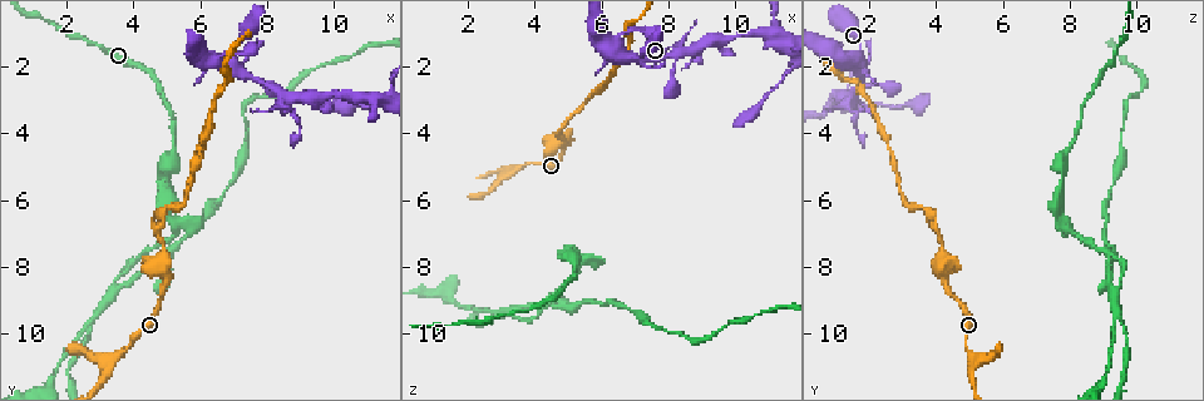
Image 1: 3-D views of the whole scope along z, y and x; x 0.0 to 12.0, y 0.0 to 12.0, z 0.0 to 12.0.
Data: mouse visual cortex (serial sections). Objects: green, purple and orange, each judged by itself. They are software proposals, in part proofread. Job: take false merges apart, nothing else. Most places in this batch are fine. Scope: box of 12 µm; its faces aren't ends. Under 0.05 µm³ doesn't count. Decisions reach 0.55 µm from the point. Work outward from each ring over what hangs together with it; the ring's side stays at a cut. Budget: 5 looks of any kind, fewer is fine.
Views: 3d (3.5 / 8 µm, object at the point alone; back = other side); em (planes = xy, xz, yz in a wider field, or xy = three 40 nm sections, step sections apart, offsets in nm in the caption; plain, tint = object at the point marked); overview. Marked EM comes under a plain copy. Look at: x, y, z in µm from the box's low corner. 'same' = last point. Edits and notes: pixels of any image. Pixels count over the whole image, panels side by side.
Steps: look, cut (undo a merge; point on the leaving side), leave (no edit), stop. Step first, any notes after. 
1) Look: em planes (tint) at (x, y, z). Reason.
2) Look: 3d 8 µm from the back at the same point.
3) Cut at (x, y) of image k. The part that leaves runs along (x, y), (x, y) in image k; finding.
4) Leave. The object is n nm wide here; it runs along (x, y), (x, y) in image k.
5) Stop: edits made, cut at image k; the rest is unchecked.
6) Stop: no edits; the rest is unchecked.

Look: 3d 3.5 µm at (5.3, 6.7, 7.8). A fork.

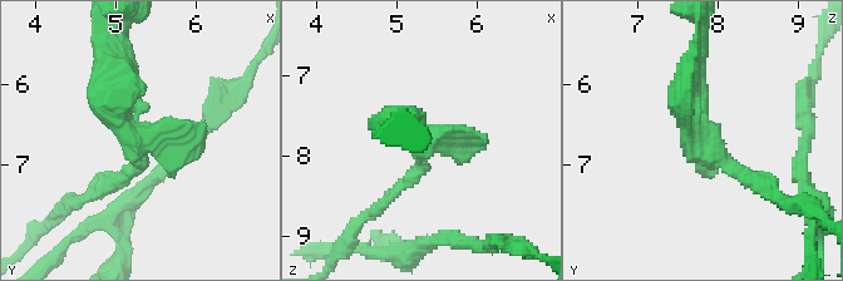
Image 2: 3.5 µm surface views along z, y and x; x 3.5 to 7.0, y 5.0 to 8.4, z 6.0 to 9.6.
Look: em xy step 2 (tint) at (5.30, 6.75, 7.75).

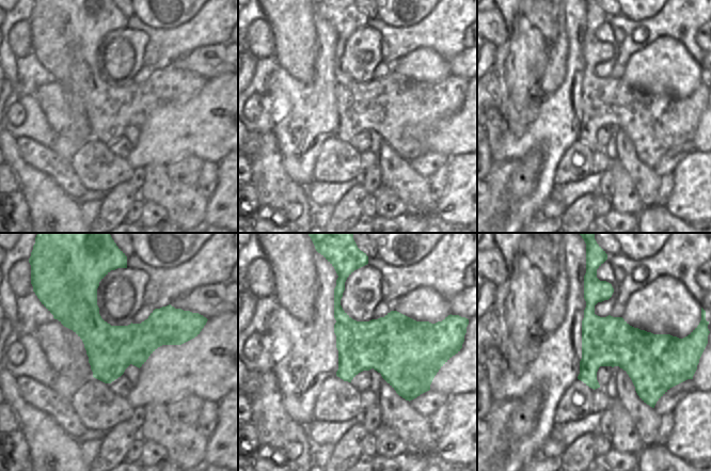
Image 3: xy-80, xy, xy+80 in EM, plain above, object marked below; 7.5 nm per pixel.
Leave. All the same cell.

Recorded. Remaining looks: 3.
Look: 3d 3.5 µm at (3.3, 8.6, 9.3). Two arms in line, one across.

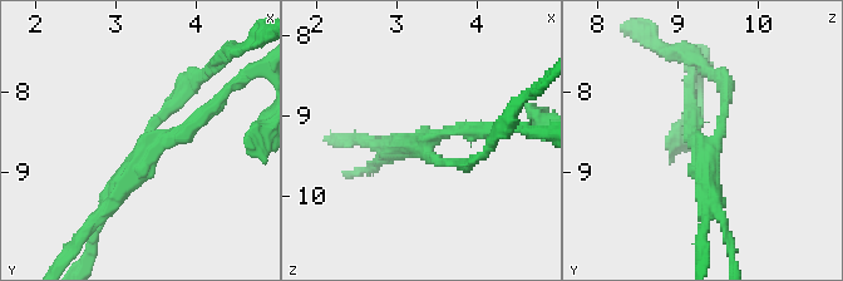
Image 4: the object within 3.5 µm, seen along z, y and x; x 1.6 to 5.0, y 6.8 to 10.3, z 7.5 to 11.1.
Look: em xy step 5 (tint) at (3.40, 8.70, 9.35). Need the tissue.

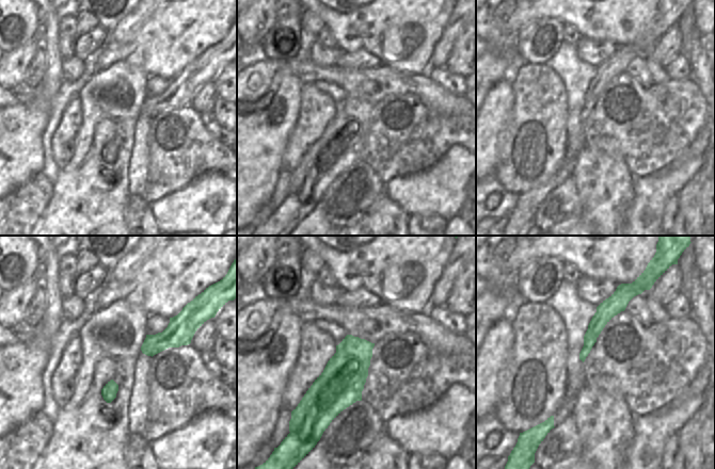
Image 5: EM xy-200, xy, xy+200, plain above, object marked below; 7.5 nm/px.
Cut at (187, 137) of image 4. The object is 340 nm wide here; the part that leaves runs along (147, 146), (182, 133), (247, 72) in image 4; a second cell is stuck on.

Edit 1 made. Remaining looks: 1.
Stop: edits made, cut at image 4; the rest is unchecked.

